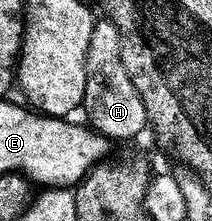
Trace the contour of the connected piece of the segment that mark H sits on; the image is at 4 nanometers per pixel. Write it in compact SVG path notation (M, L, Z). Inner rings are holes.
M101 19L93 26L93 39L87 65L87 95L83 113L89 116L93 132L100 133L110 143L133 141L144 129L150 128L150 106L143 103L131 75L127 71L125 55L127 41L119 27L108 19Z

